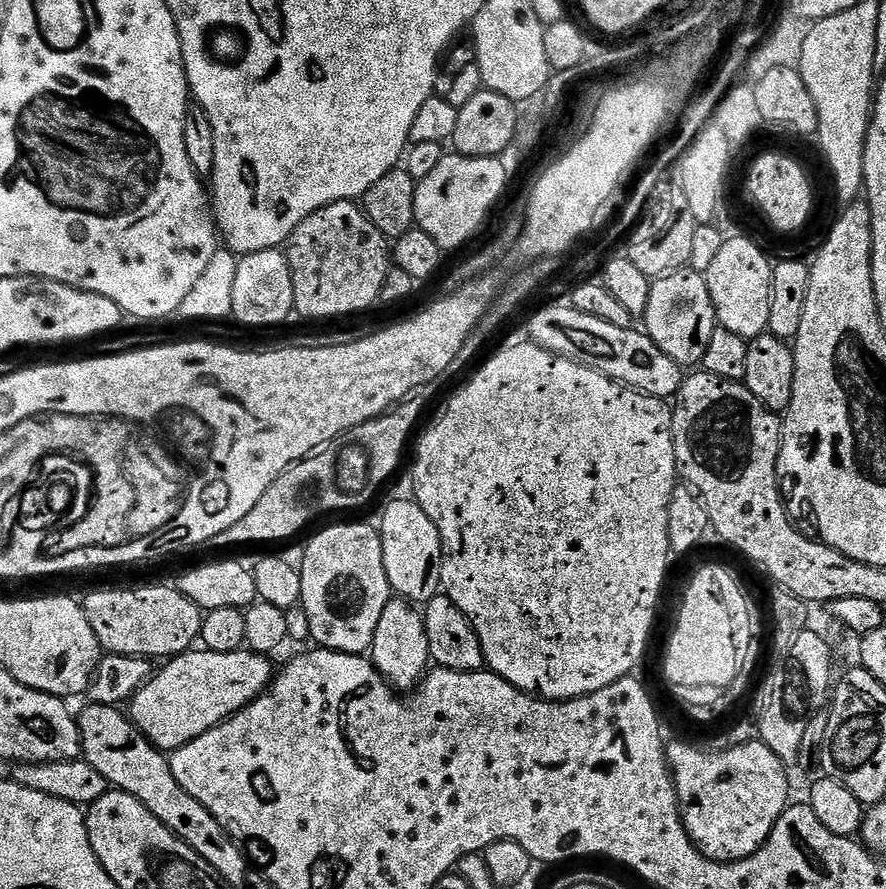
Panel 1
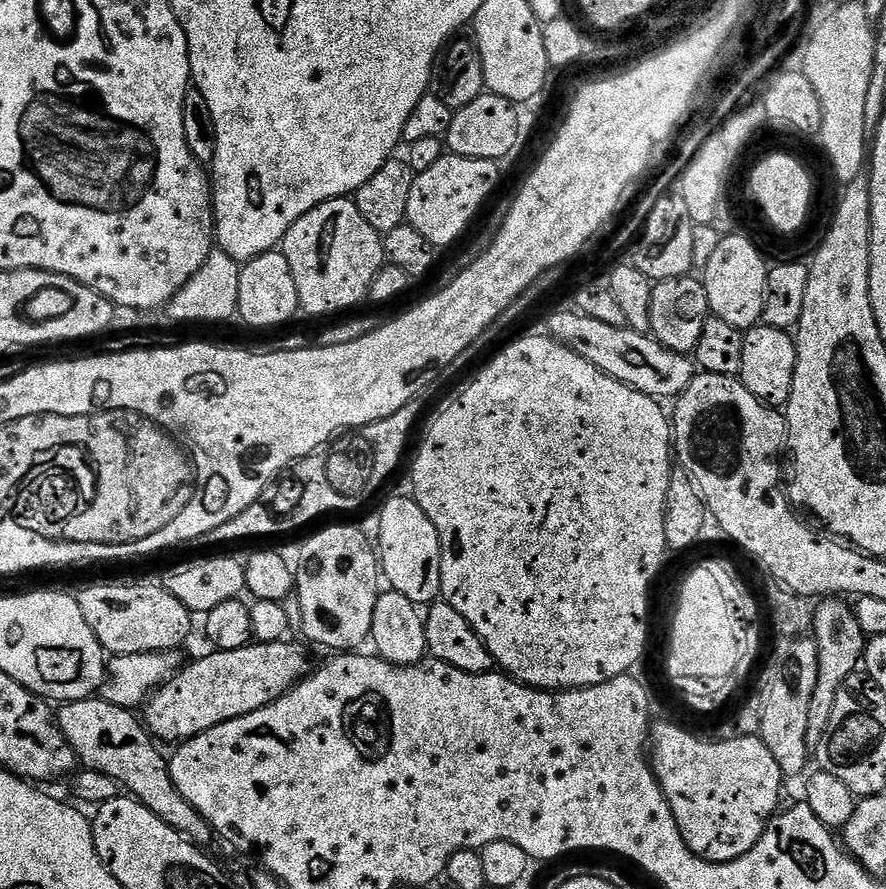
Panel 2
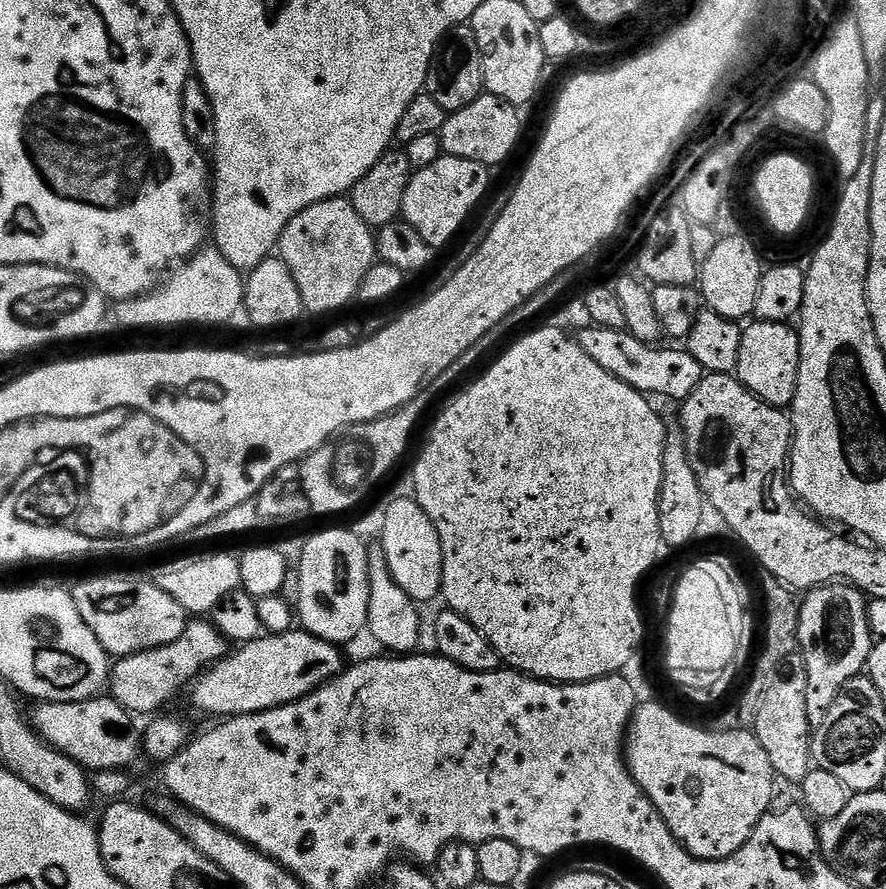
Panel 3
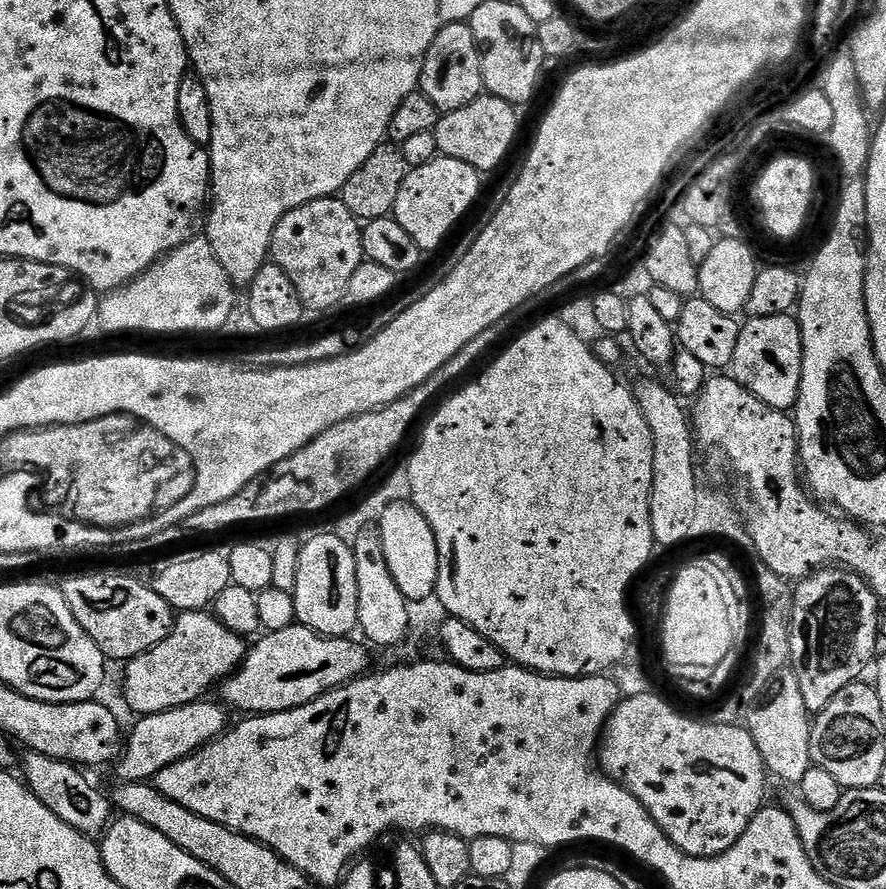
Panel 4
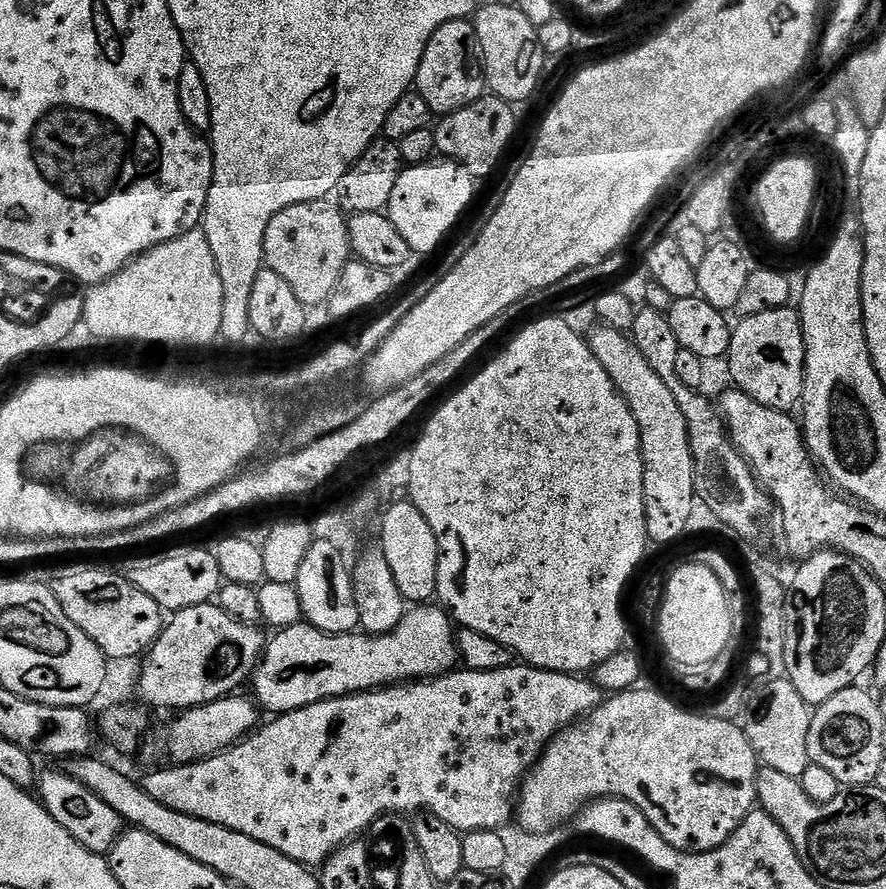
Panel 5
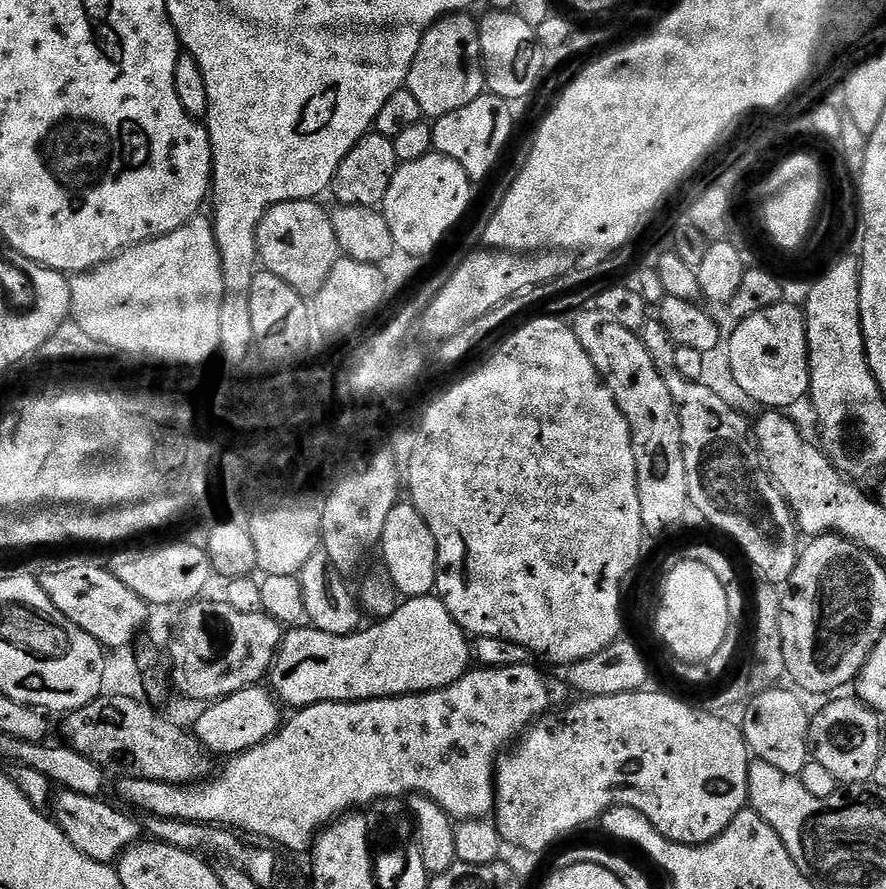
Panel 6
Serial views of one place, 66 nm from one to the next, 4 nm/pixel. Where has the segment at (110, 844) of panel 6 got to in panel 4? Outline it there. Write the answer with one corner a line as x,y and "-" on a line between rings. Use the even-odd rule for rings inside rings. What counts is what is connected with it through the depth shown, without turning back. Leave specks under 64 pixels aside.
25,751
22,756
22,768
24,764
23,783
28,785
28,789
66,826
74,826
83,836
93,838
99,837
107,829
114,816
114,805
107,795
104,796
83,776
81,769
75,764
68,764
65,760
55,760
46,758
46,754

